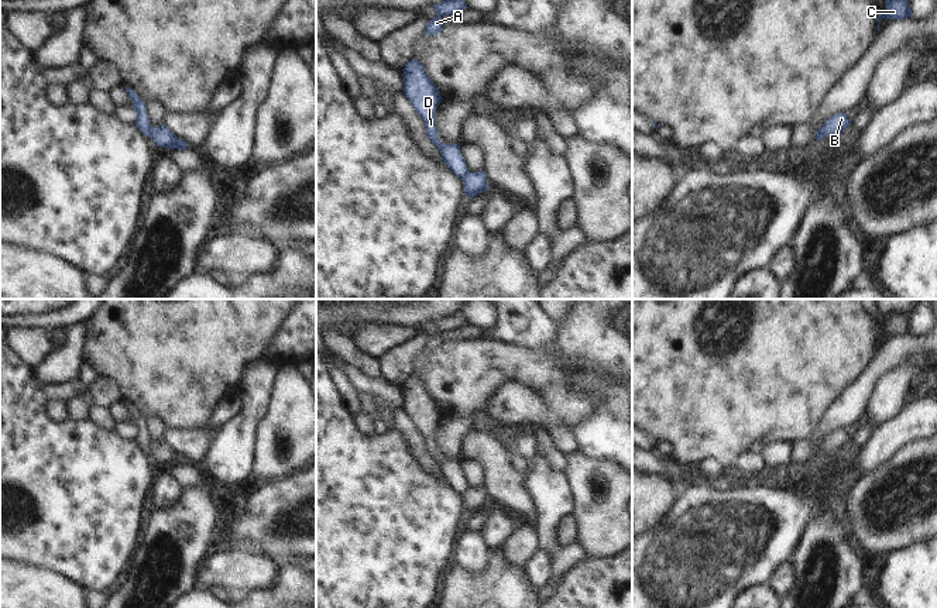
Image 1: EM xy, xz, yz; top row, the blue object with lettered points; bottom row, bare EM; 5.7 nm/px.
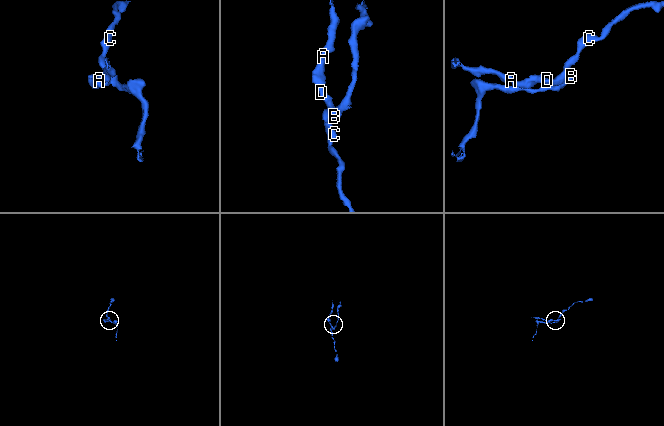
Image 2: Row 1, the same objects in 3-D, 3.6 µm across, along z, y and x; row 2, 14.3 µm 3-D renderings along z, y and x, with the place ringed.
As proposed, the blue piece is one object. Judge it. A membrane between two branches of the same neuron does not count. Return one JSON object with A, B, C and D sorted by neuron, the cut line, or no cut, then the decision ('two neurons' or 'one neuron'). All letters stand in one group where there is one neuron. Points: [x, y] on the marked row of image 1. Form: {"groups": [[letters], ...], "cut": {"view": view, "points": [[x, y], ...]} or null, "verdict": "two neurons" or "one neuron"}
{"groups": [["A", "C", "D"], ["B"]], "cut": {"view": "xy", "points": [[151, 127], [148, 134]]}, "verdict": "two neurons"}

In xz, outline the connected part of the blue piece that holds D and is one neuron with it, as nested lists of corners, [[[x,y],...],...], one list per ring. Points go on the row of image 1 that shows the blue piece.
[[[412,59],[404,71],[404,93],[423,118],[429,140],[439,148],[443,162],[459,178],[468,174],[466,161],[460,152],[460,144],[443,144],[436,130],[435,113],[443,100],[436,85],[428,78],[423,65]]]

